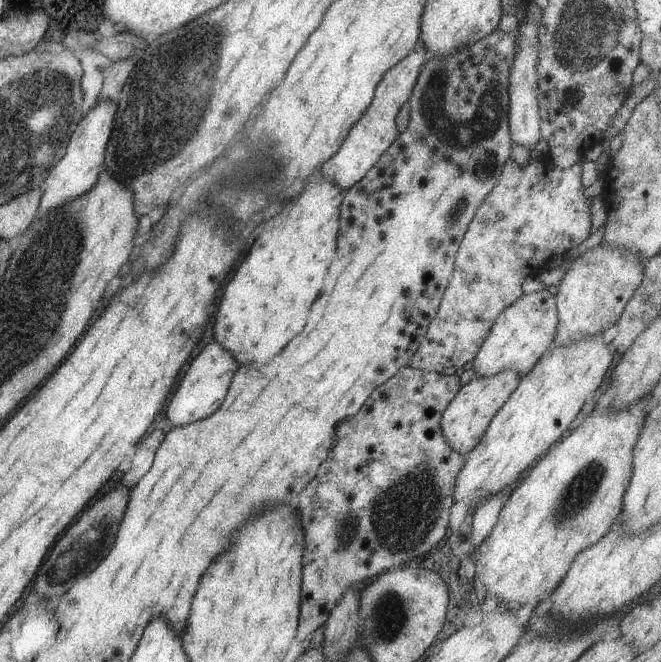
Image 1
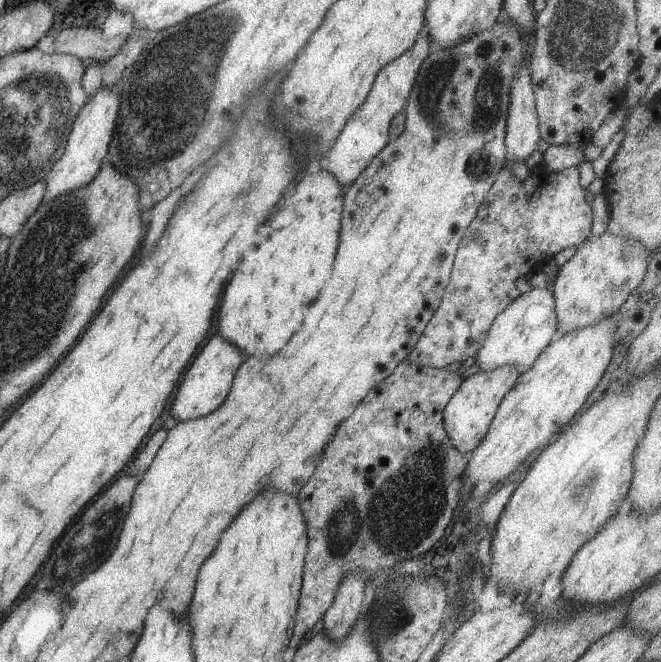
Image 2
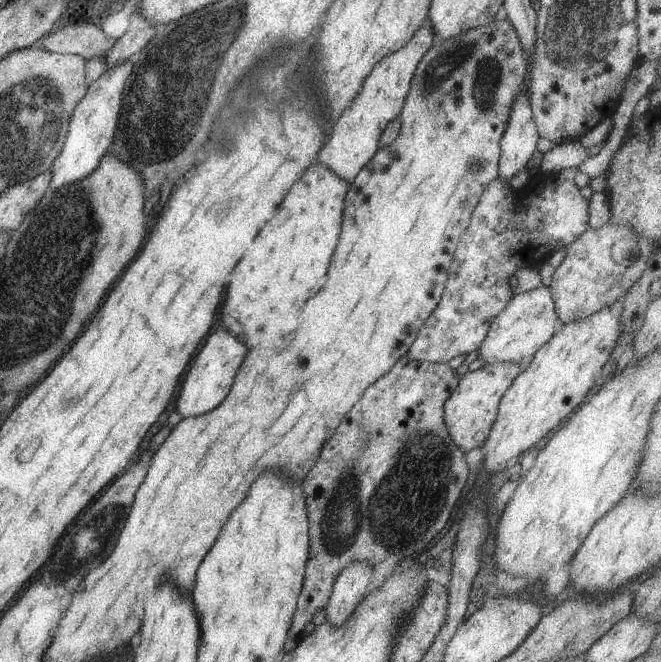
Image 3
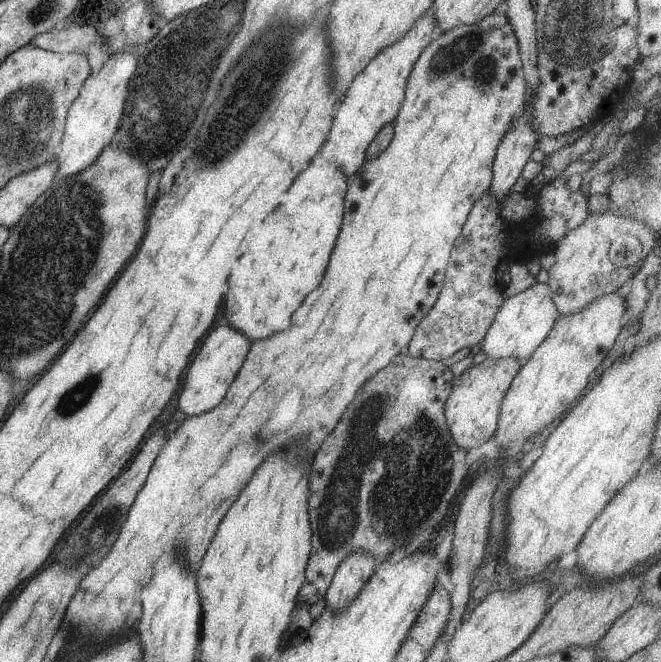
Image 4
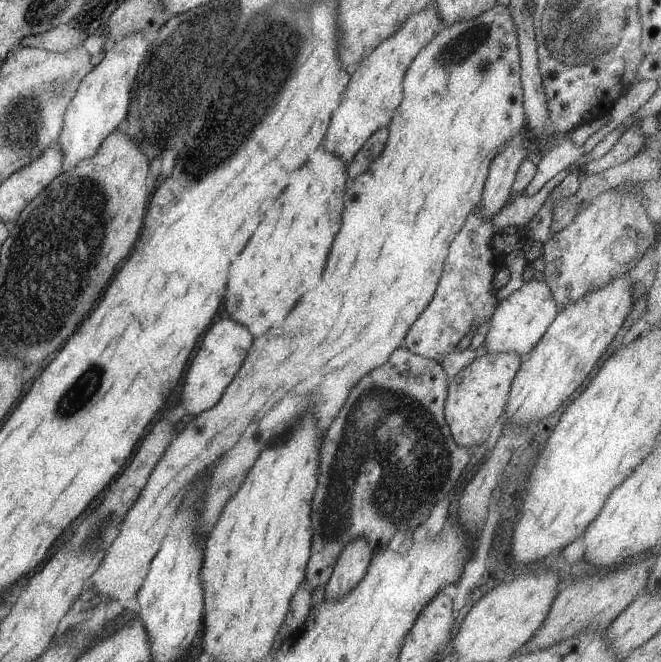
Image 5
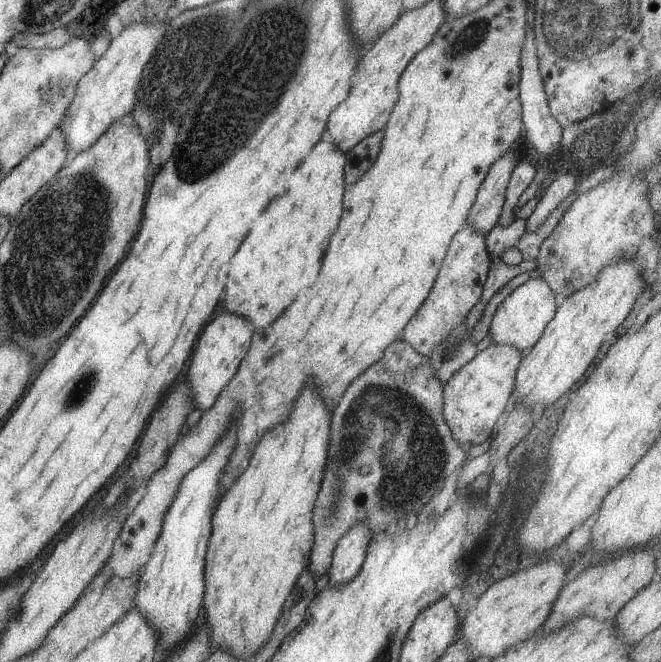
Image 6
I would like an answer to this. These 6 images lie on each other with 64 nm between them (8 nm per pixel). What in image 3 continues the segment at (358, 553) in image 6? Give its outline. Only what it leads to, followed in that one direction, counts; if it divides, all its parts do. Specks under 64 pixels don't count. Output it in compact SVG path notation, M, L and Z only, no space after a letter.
M364 563L349 564L335 580L328 604L325 608L325 620L333 627L344 626L344 623L350 618L355 608L364 600L374 589L378 589L382 584L382 579L388 579L392 572L390 565L375 565L374 567Z

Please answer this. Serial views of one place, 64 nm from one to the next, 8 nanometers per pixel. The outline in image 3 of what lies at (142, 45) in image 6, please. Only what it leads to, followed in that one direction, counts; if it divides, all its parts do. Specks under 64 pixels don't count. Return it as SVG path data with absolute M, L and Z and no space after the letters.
M126 61L107 70L98 80L88 86L84 98L71 114L61 154L51 166L50 190L58 191L64 186L69 186L91 175L100 164L101 158L110 150L116 134L118 117L122 110L126 80L131 70L132 64Z

